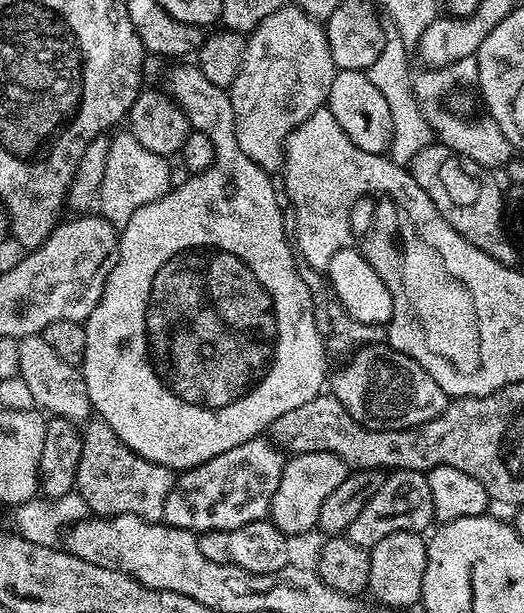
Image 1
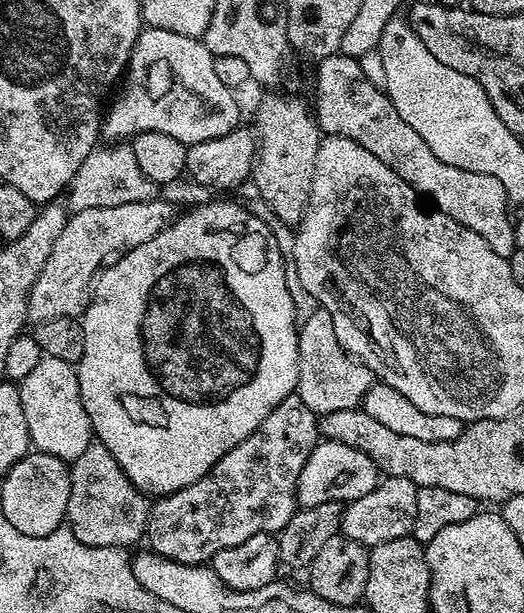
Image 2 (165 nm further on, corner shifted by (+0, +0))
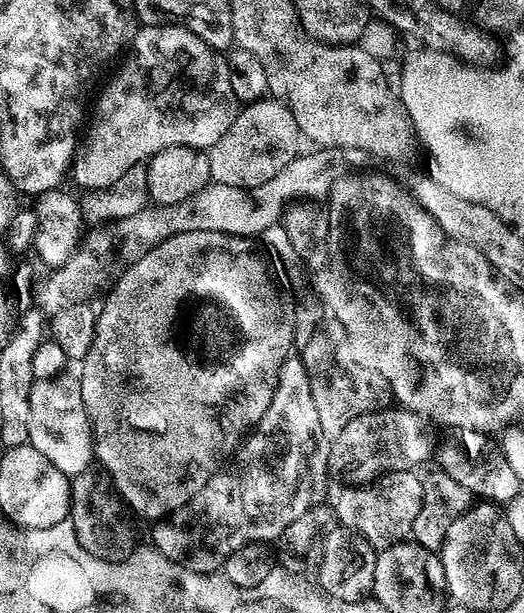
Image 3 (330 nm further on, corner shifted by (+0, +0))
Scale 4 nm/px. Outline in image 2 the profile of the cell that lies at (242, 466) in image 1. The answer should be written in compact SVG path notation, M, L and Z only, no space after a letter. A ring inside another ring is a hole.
M297 394L278 402L278 406L266 414L262 426L258 426L250 438L238 442L238 446L227 452L206 475L198 478L198 482L159 497L151 505L146 533L147 543L152 543L149 544L151 551L183 564L207 565L212 556L218 554L218 550L226 550L226 546L238 546L238 542L246 542L246 538L254 538L259 532L279 534L298 510L298 474L302 474L302 466L306 466L306 458L310 458L317 443L318 416L306 402Z

